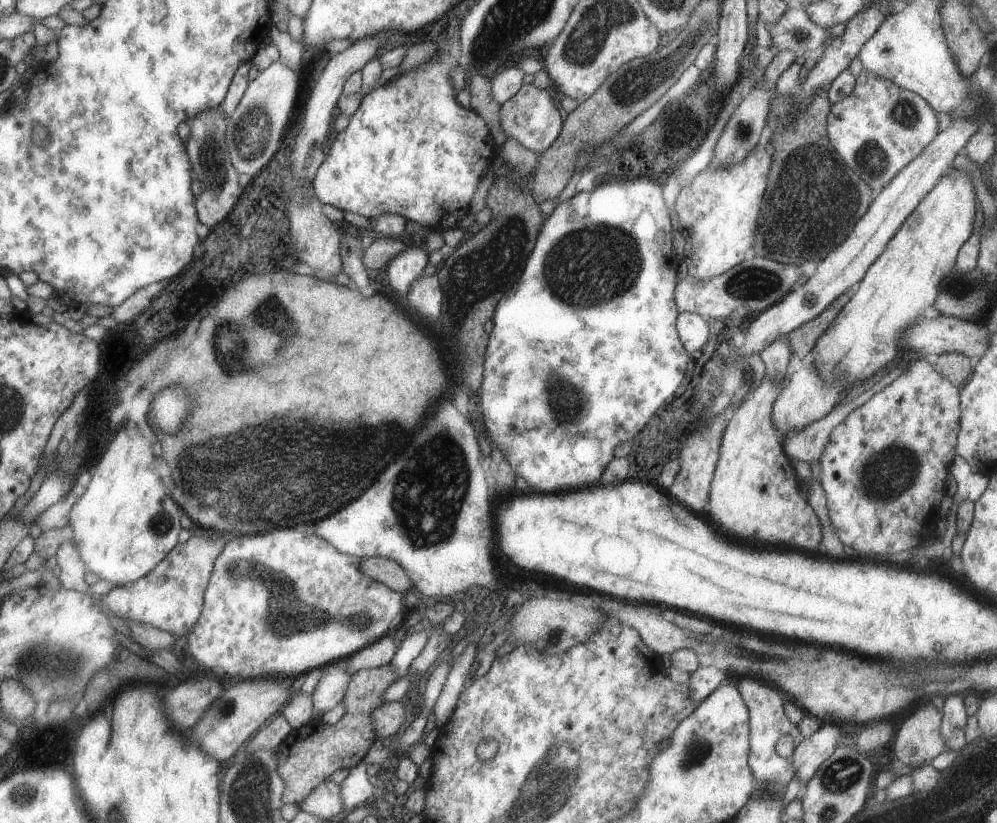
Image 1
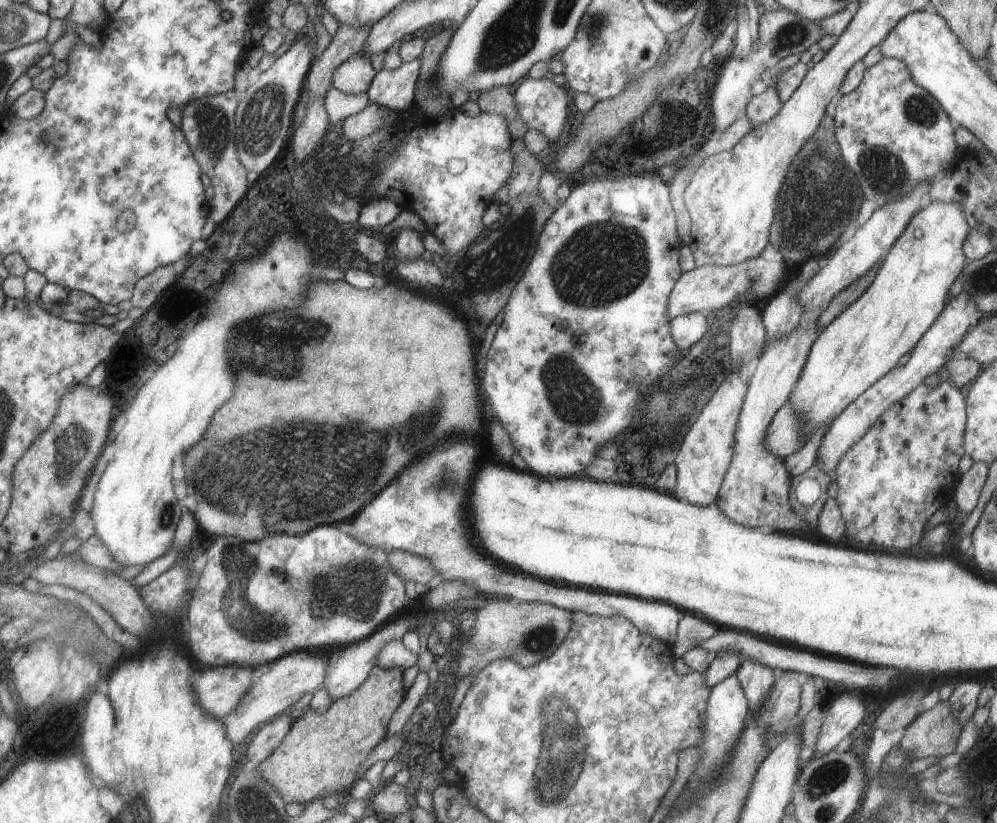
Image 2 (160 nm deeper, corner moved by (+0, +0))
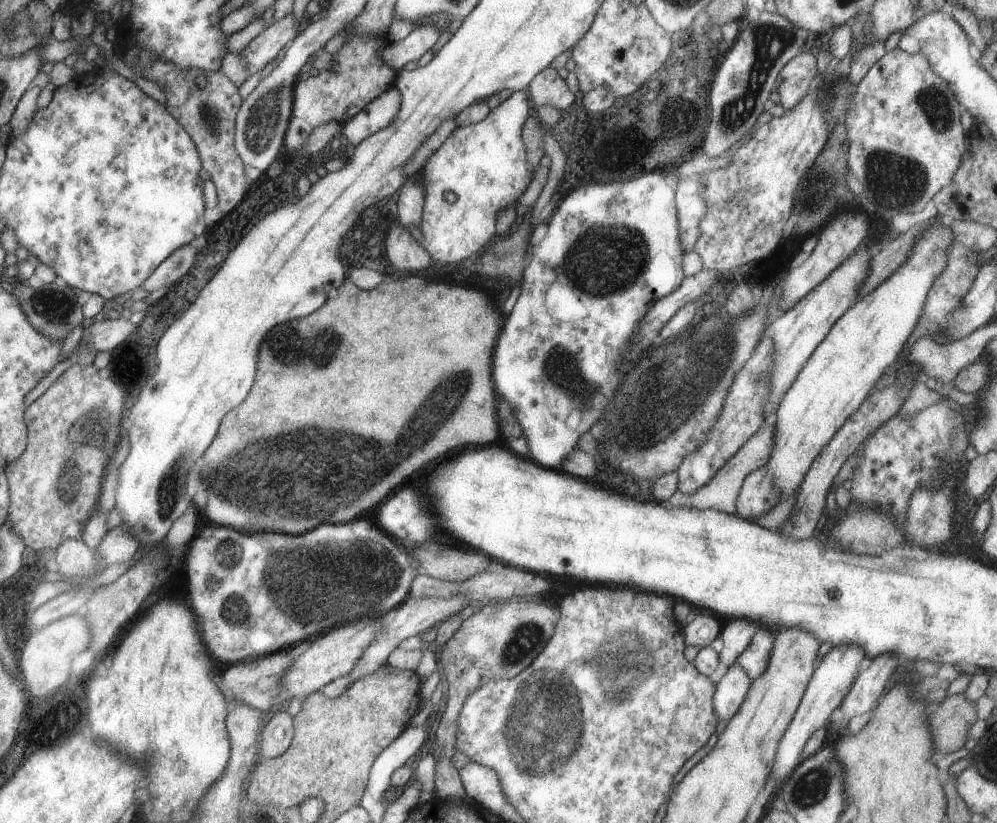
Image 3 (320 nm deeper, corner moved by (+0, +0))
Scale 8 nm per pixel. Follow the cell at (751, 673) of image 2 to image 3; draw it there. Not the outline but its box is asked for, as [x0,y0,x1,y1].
[737,626,773,681]

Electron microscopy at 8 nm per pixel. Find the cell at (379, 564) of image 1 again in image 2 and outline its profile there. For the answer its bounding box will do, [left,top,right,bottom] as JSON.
[388,549,443,589]

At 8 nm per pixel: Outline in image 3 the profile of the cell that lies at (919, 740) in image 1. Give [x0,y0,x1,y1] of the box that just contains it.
[929,693,978,755]

